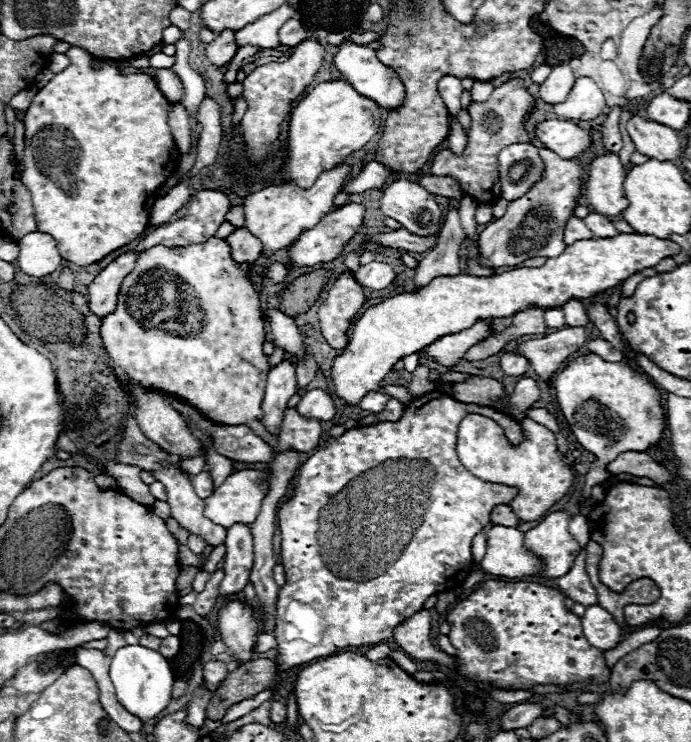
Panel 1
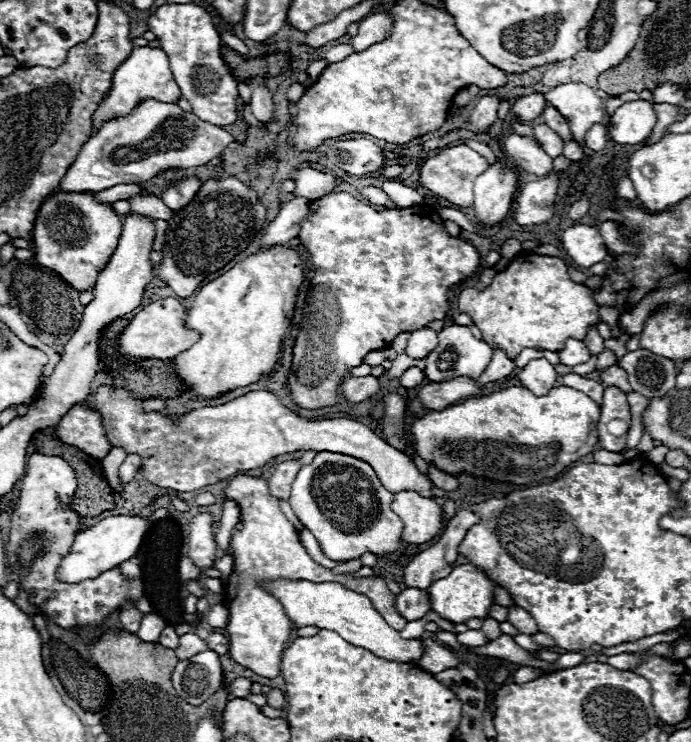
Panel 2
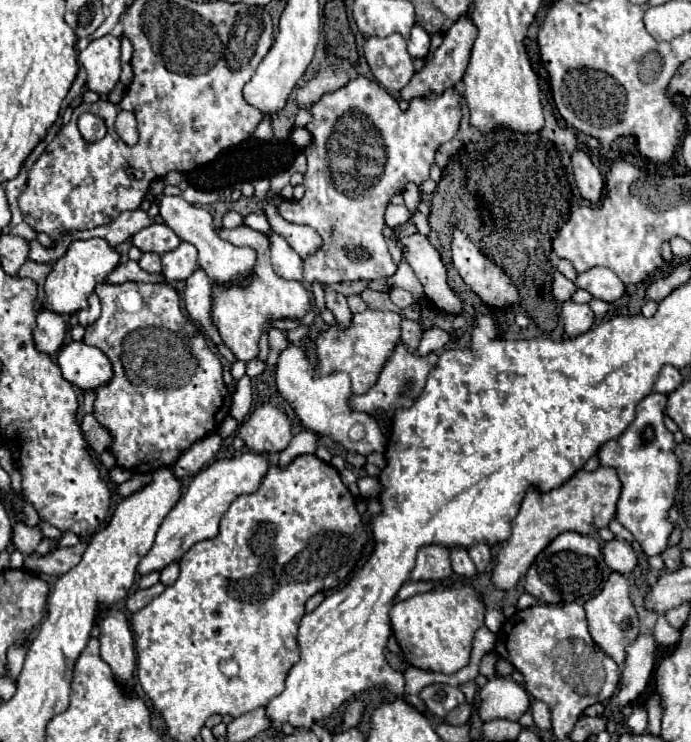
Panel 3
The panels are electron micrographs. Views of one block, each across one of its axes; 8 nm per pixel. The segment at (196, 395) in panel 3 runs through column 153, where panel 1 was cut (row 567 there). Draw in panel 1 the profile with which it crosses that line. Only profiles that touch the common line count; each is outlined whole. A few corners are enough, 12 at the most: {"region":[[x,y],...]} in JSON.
{"region":[[472,404],[328,438],[278,510],[278,668],[464,584],[518,488]]}

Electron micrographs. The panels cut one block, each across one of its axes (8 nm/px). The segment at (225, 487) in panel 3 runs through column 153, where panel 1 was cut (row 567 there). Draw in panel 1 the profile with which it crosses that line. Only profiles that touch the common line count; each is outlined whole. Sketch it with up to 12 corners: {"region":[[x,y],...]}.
{"region":[[552,512],[524,534],[546,562],[546,578],[574,566],[580,546],[568,512]]}

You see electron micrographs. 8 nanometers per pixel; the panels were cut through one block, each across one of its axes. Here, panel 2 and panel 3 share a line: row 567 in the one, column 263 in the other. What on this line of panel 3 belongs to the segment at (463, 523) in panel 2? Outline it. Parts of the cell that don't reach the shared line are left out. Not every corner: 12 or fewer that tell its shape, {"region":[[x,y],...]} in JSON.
{"region":[[256,408],[236,434],[258,454],[282,452],[292,438],[286,414]]}

